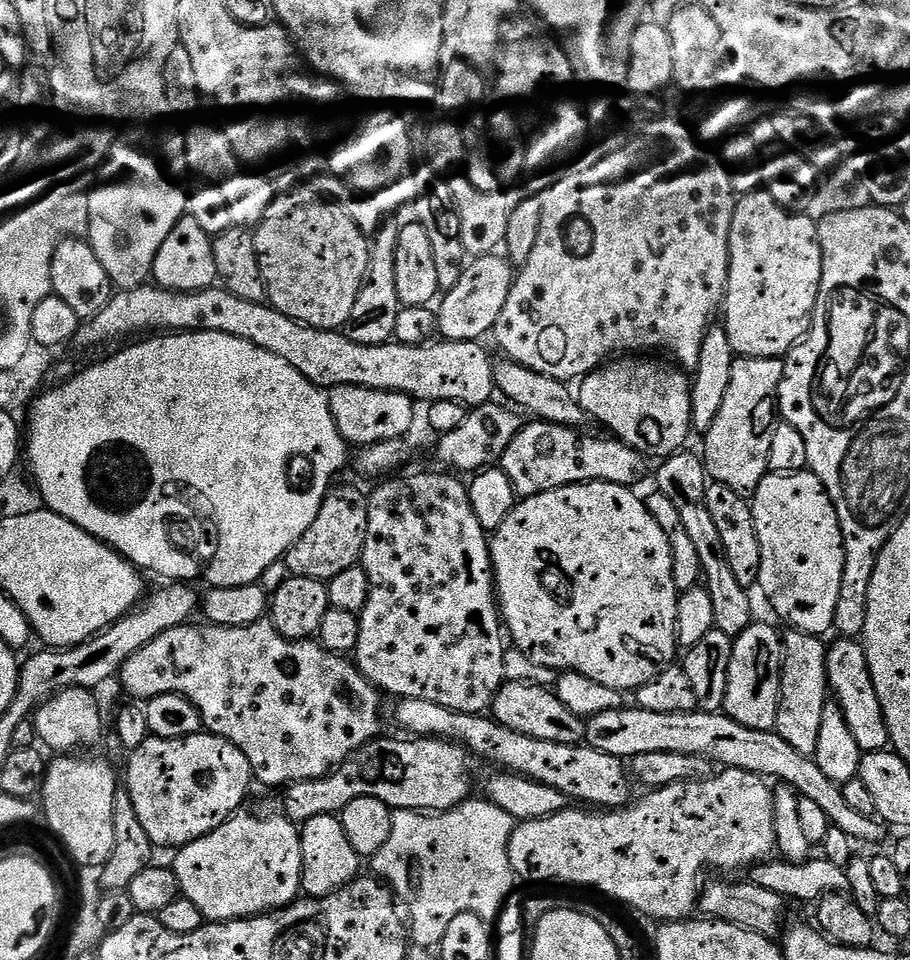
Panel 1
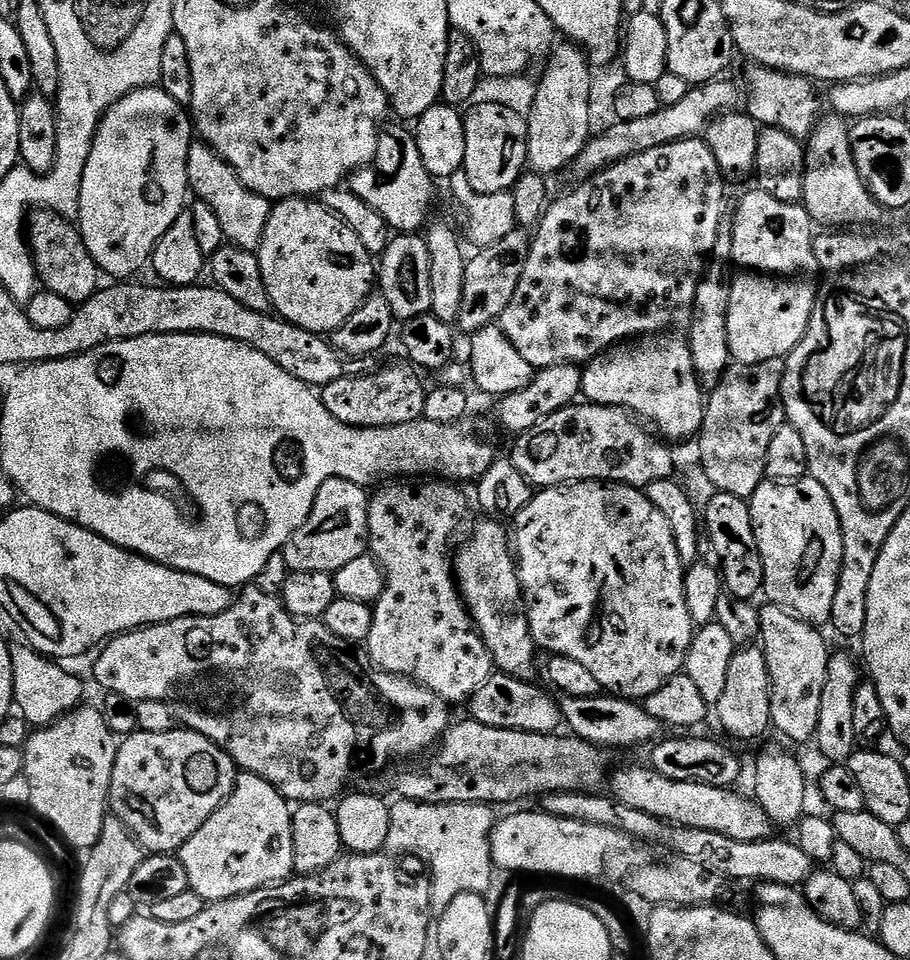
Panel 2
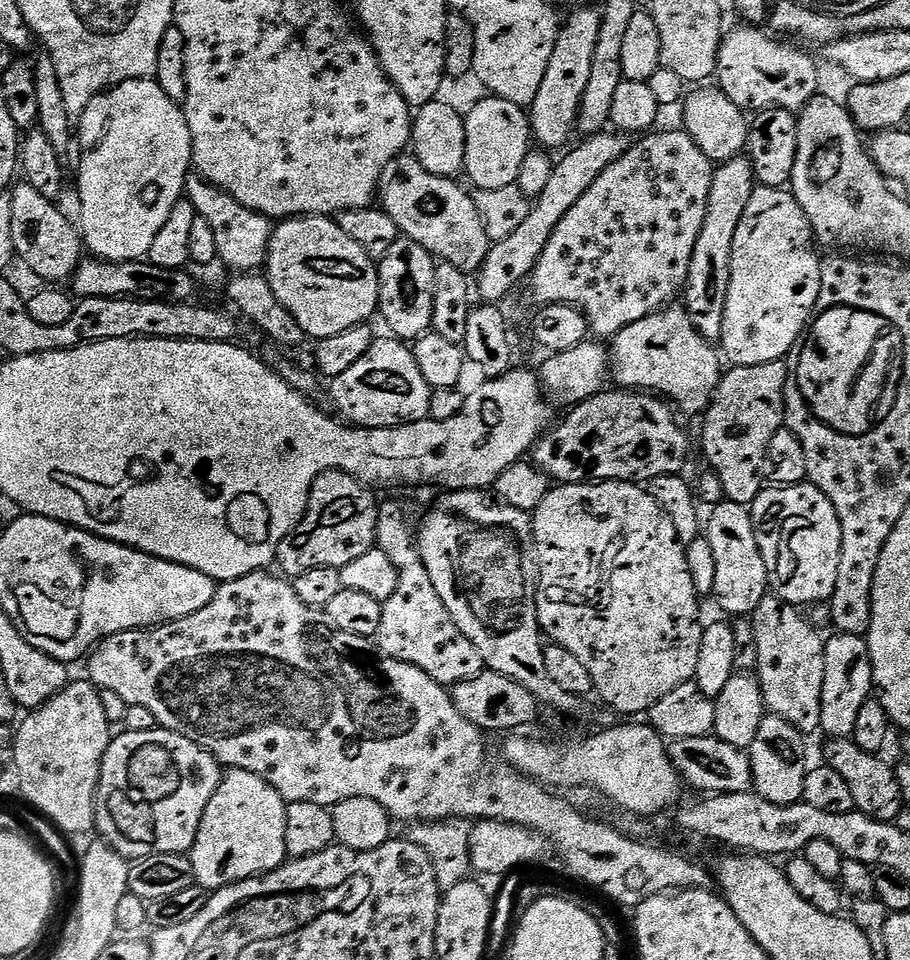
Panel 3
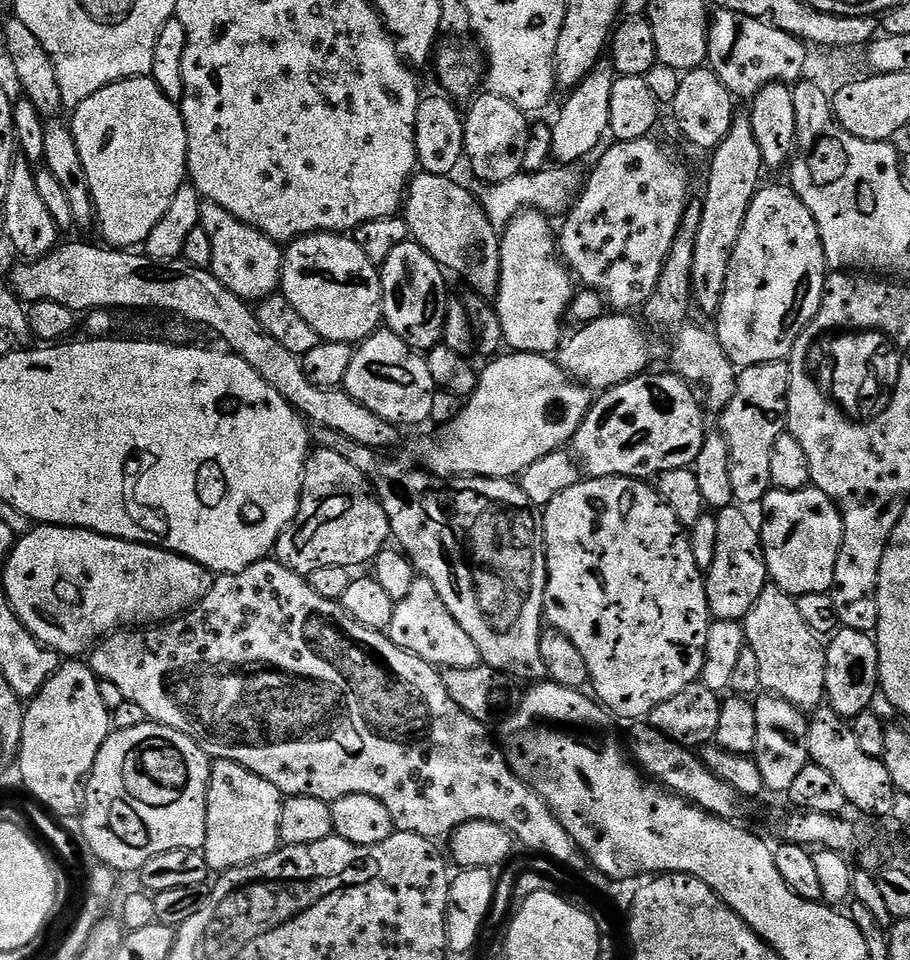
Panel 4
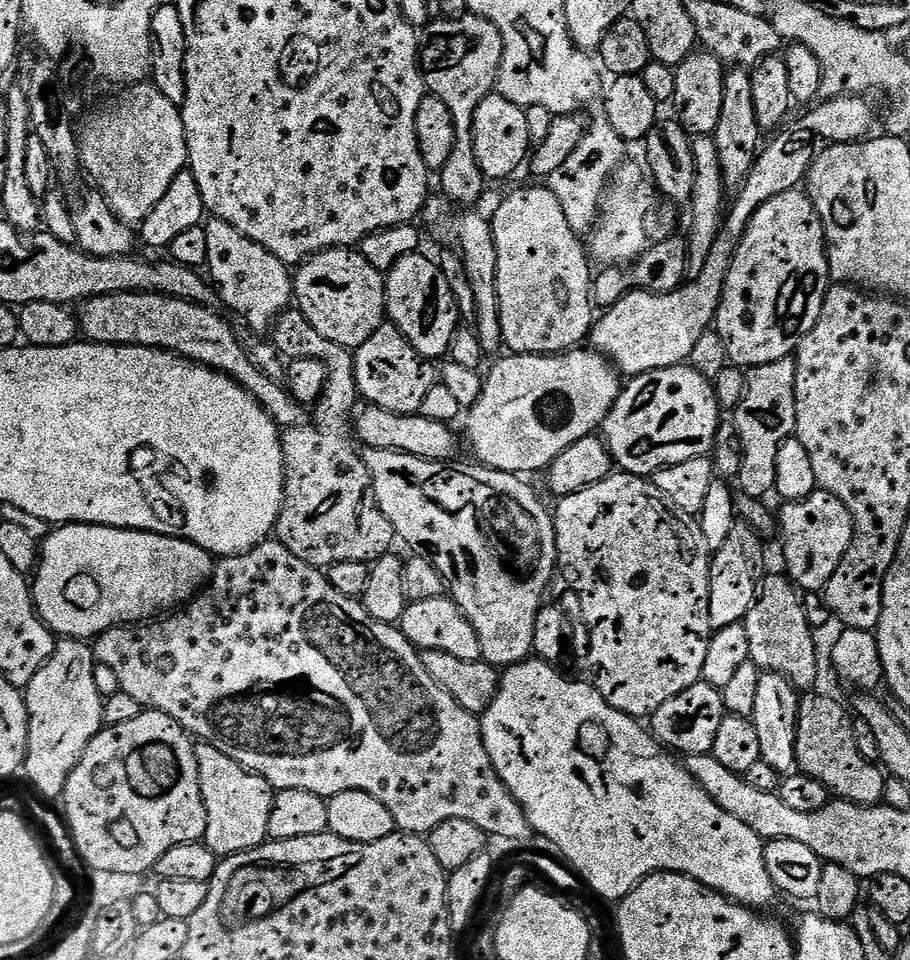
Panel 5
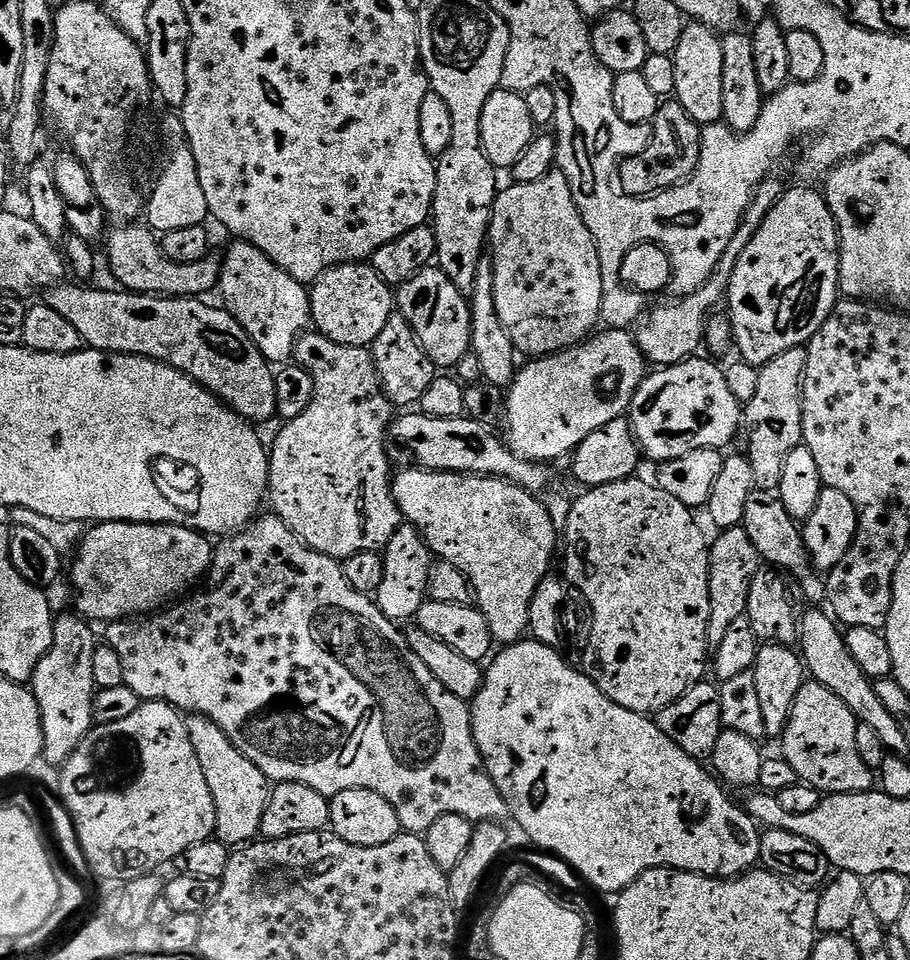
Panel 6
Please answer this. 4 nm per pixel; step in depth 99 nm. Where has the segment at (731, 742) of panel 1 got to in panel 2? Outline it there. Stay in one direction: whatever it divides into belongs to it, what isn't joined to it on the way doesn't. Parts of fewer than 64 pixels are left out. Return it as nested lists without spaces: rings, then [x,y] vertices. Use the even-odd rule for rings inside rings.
[[[601,694],[588,700],[560,696],[558,703],[566,728],[568,724],[567,731],[576,739],[585,740],[587,744],[592,744],[596,748],[611,750],[611,748],[632,748],[635,744],[651,745],[661,735],[659,732],[662,732],[662,725],[654,718],[650,718],[650,714],[646,714],[646,710],[639,703],[622,700],[619,696]]]

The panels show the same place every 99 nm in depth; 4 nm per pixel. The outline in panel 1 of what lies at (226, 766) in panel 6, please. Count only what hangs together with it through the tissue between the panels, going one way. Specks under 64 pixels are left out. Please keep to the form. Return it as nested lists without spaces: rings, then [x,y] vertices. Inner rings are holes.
[[[248,811],[237,812],[210,834],[184,845],[175,853],[176,861],[171,861],[170,867],[178,878],[180,896],[194,902],[194,906],[202,910],[205,921],[245,920],[247,916],[261,916],[263,912],[272,912],[276,908],[293,904],[301,895],[300,828],[283,814],[255,816],[254,813]]]

